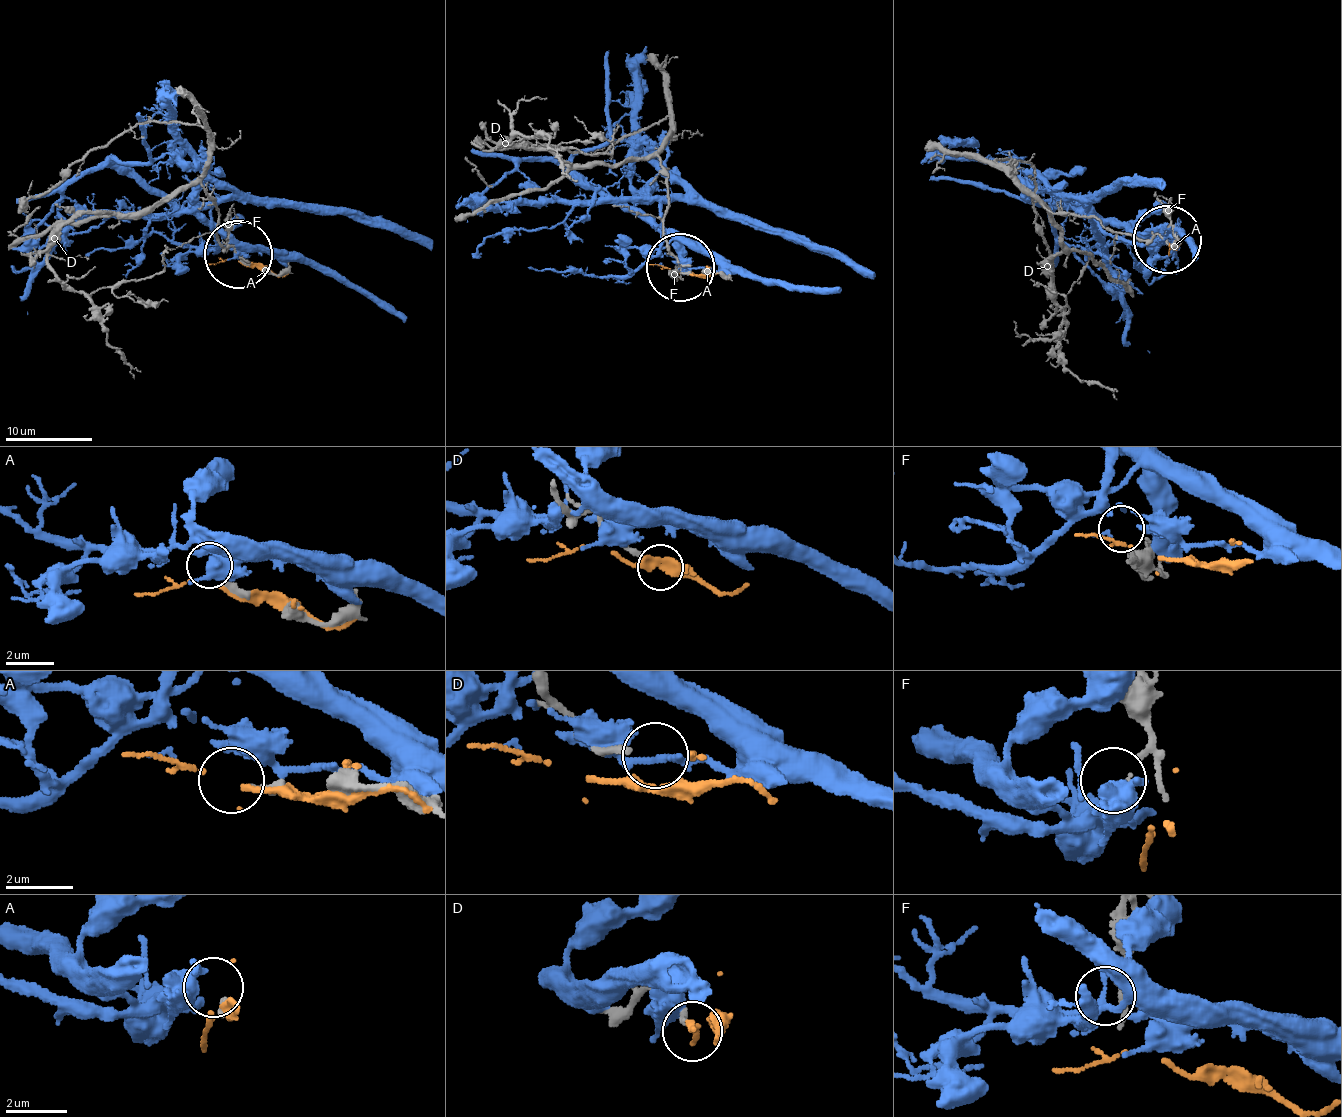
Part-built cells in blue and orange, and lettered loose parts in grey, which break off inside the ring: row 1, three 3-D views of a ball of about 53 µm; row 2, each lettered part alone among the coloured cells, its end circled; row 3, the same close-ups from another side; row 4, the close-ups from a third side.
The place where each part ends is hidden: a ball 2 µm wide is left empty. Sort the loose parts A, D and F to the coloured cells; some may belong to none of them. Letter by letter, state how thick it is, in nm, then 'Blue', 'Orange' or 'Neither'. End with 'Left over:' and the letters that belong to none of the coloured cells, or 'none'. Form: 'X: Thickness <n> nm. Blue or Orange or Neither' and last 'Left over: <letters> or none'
A: Thickness 240 nm. Neither
D: Thickness 200 nm. Orange
F: Thickness 170 nm. Blue
Left over: A

